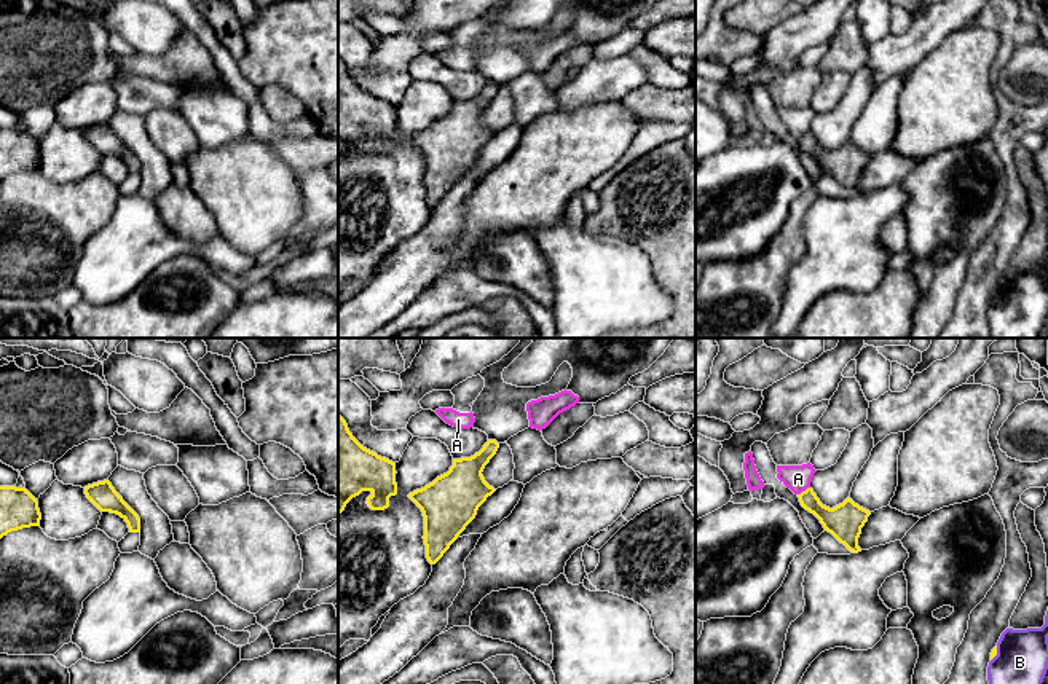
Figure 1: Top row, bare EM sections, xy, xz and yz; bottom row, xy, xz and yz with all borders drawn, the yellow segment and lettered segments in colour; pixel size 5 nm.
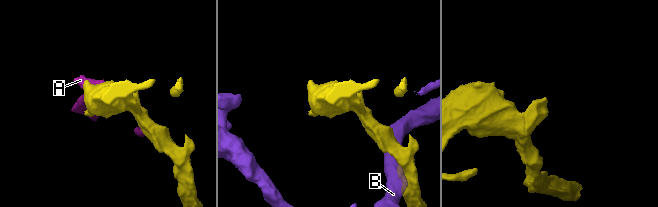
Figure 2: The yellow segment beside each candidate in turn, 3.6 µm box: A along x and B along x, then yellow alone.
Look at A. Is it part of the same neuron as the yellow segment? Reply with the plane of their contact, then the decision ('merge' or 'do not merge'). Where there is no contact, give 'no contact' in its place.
yz | do not merge

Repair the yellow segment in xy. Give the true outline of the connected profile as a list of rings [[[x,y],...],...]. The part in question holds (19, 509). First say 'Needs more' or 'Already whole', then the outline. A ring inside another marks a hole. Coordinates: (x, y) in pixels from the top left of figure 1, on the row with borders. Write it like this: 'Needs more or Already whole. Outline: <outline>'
Already whole. Outline: [[[0,486],[0,539],[11,531],[40,526],[38,501],[26,489]]]

